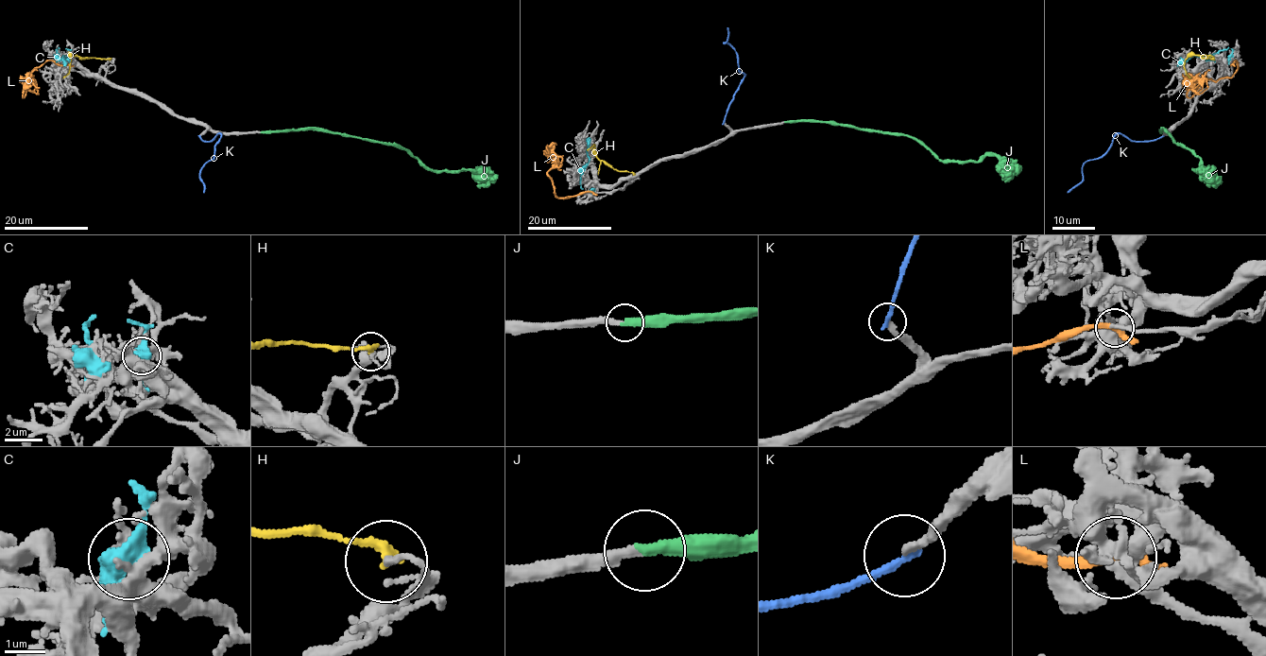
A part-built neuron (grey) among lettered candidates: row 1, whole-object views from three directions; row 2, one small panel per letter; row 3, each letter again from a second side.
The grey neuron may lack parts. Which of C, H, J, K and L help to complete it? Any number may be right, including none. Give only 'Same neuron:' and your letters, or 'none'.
Same neuron: J

